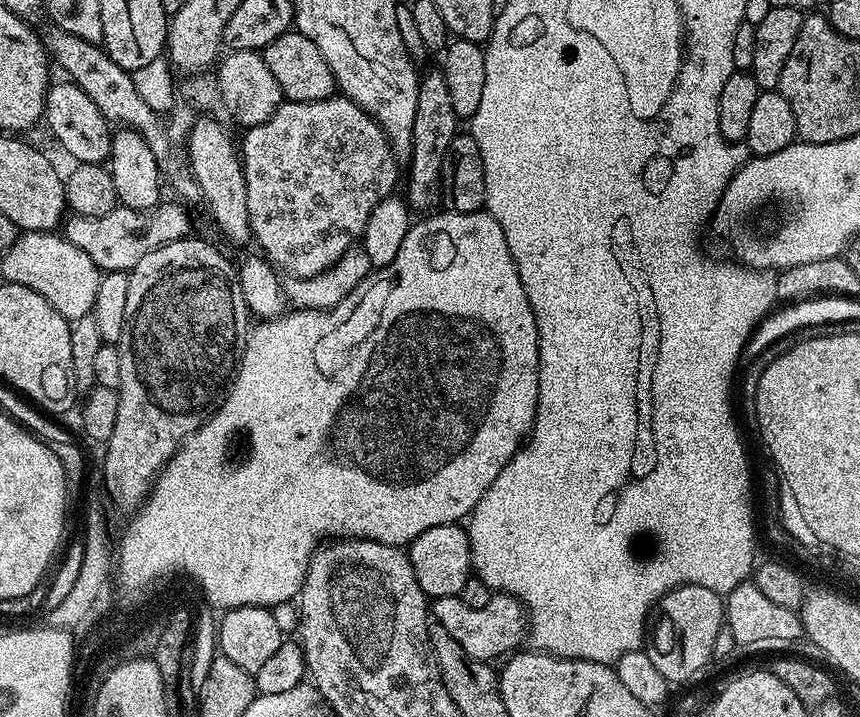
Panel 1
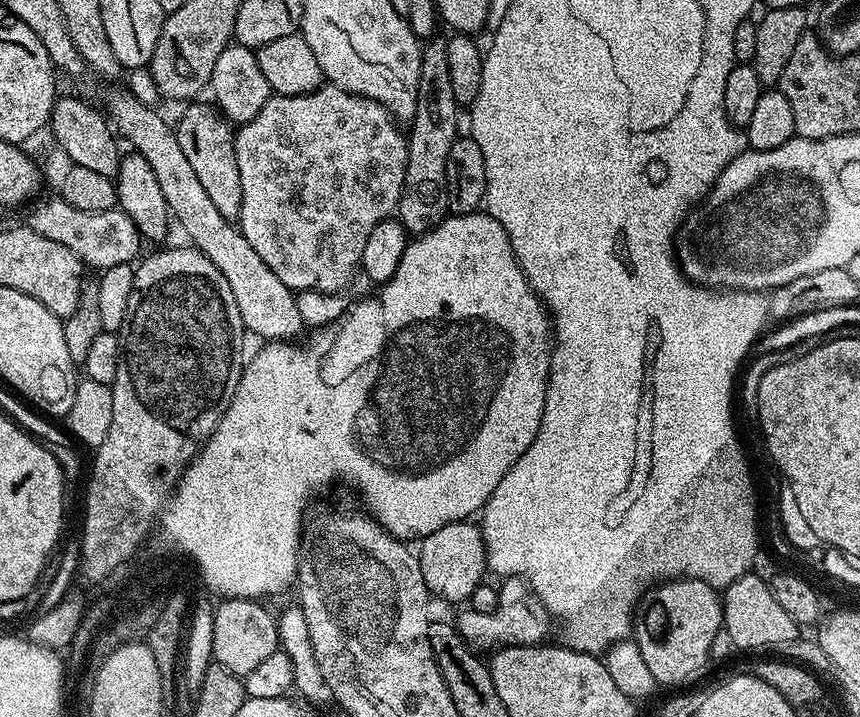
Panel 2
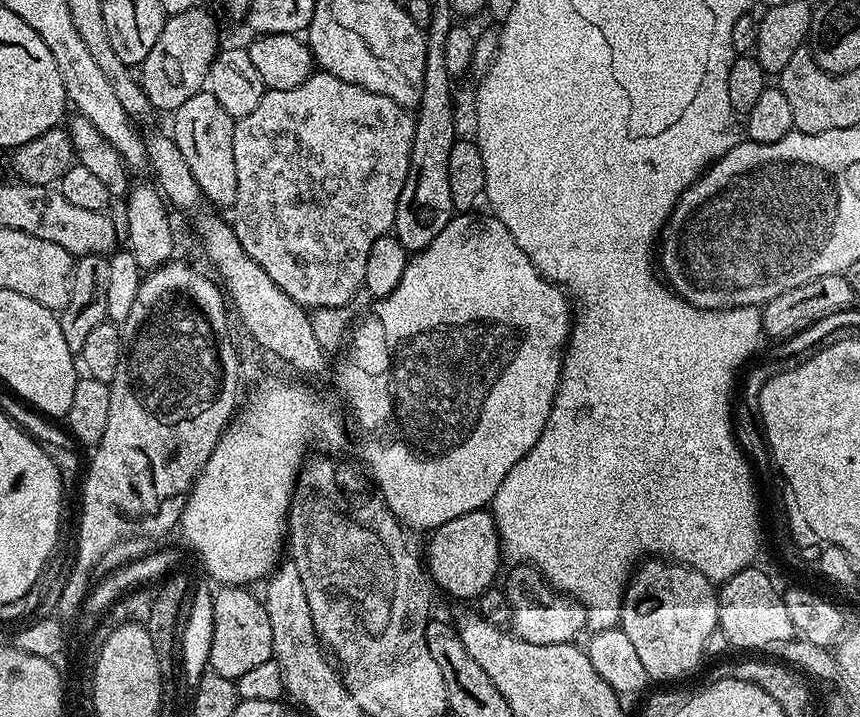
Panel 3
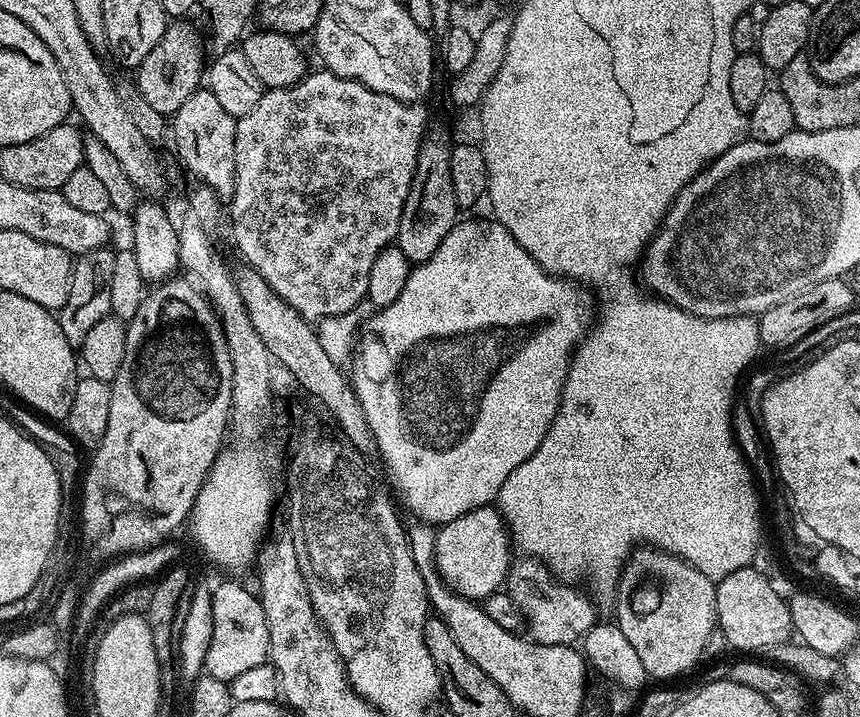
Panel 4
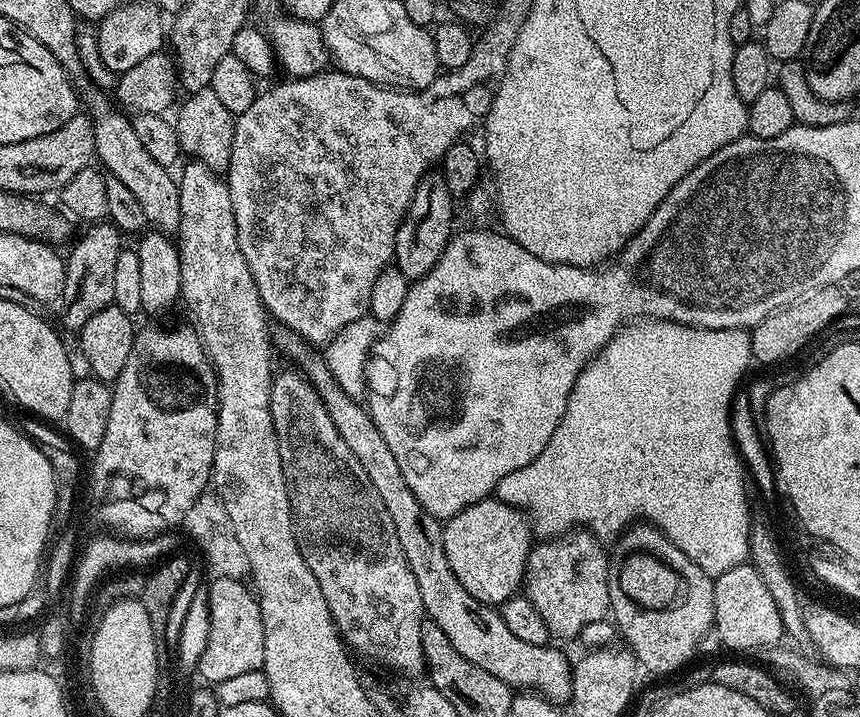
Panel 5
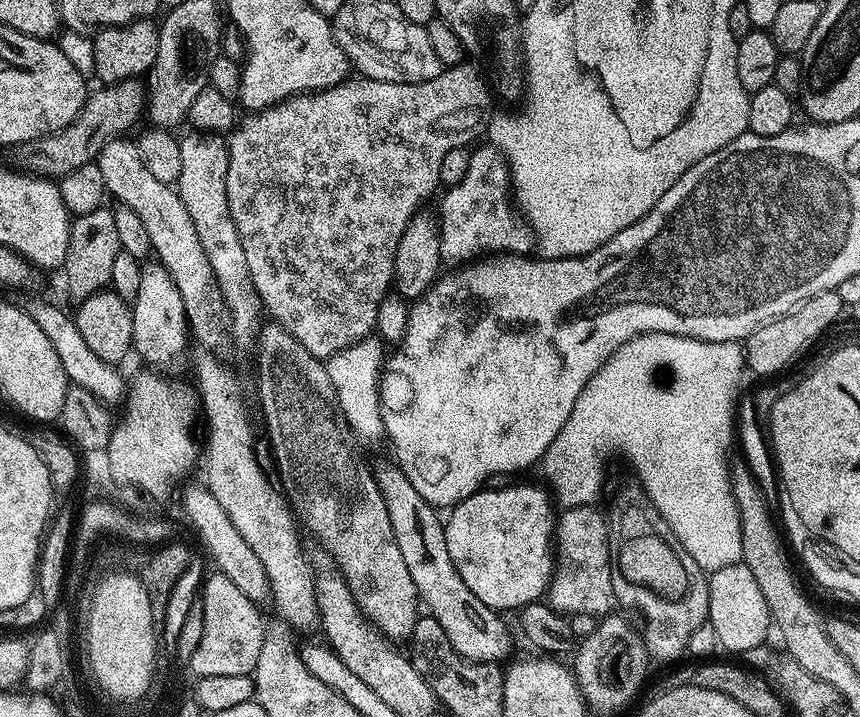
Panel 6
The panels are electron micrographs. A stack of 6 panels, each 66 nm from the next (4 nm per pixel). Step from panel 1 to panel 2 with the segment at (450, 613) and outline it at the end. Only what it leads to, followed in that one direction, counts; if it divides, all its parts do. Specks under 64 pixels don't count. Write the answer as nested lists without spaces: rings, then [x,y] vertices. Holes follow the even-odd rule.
[[[509,576],[499,585],[496,593],[496,608],[492,612],[473,612],[465,610],[454,620],[460,637],[466,641],[469,648],[481,650],[495,650],[497,648],[526,648],[540,646],[548,636],[550,617],[546,606],[534,594],[534,590],[521,576]]]

